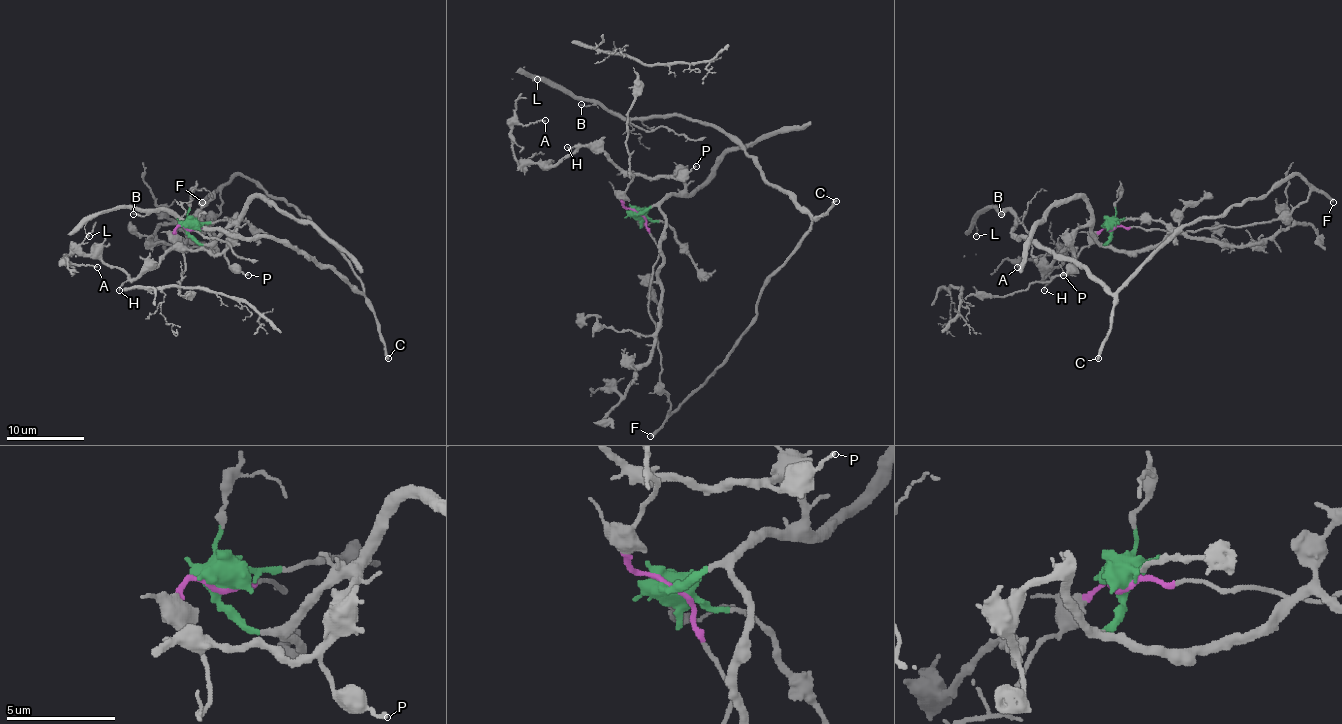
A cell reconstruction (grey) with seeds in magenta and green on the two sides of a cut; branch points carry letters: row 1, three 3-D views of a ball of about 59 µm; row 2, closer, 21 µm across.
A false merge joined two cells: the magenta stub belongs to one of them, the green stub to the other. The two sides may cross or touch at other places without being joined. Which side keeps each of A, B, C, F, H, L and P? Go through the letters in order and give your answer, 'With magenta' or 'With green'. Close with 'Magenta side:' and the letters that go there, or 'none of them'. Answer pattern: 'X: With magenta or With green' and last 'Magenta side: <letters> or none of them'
A: With green
B: With magenta
C: With magenta
F: With magenta
H: With green
L: With magenta
P: With green
Magenta side: B, C, F, L

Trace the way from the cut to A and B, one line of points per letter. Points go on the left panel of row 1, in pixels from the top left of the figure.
A: (190, 229), (212, 244), (237, 227), (217, 254), (171, 250), (136, 277), (99, 258), (64, 256), (97, 267)
B: (190, 229), (212, 229), (200, 231), (245, 174), (312, 223), (361, 293), (268, 236), (132, 213)

